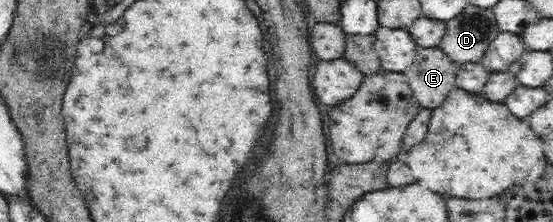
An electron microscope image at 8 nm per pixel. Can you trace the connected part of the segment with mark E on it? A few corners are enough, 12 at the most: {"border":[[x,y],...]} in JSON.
{"border":[[417,45],[404,70],[422,108],[458,88],[459,64],[440,46]]}

